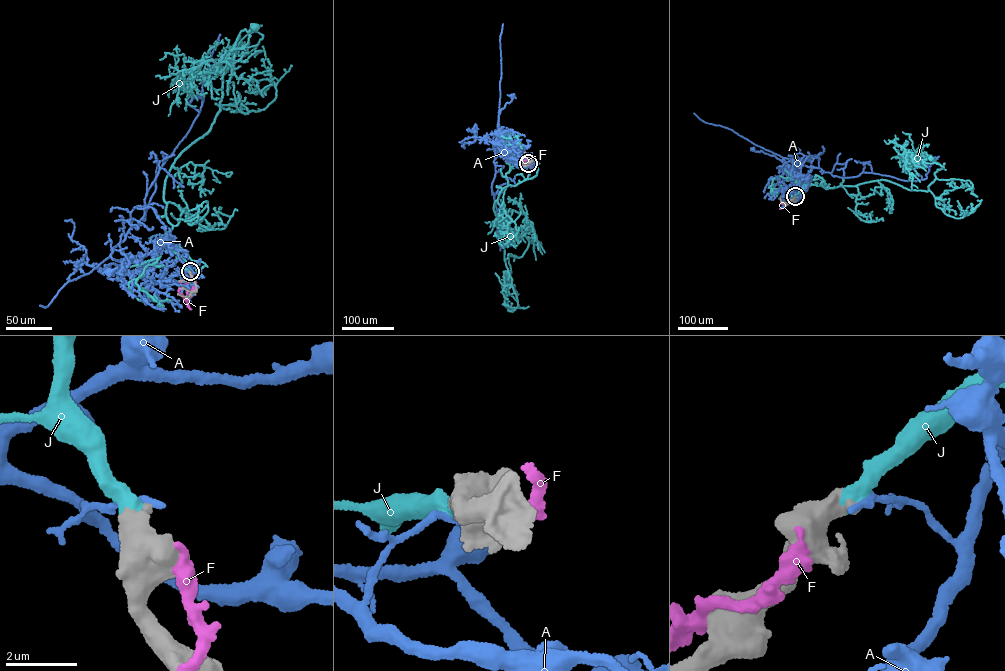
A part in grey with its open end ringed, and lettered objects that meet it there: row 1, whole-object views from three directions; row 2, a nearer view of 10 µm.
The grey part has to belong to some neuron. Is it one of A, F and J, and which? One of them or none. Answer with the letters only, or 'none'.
J

